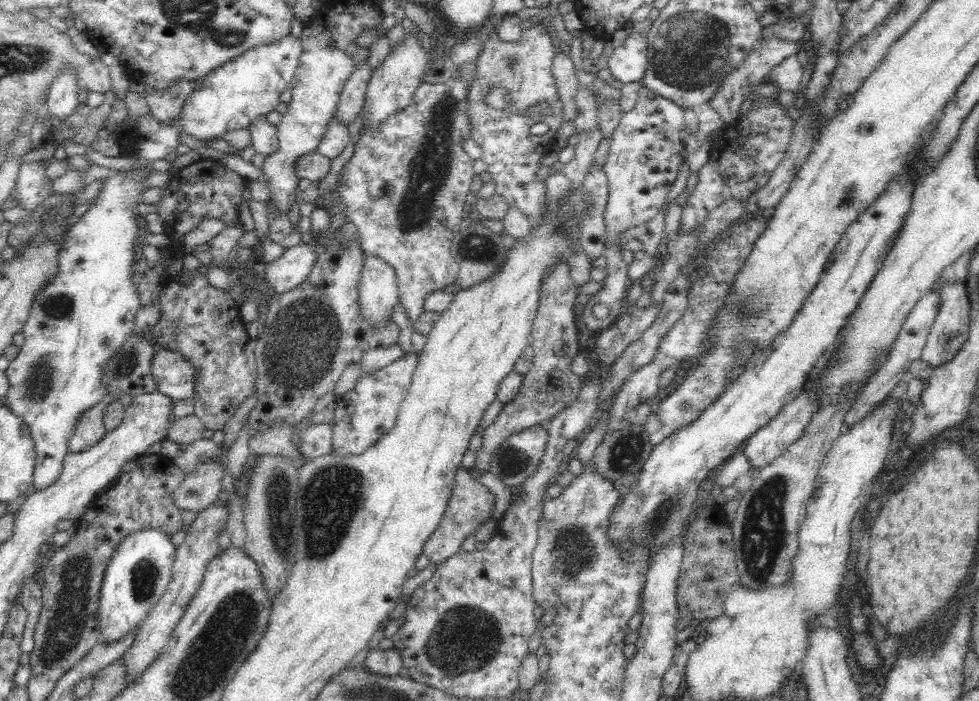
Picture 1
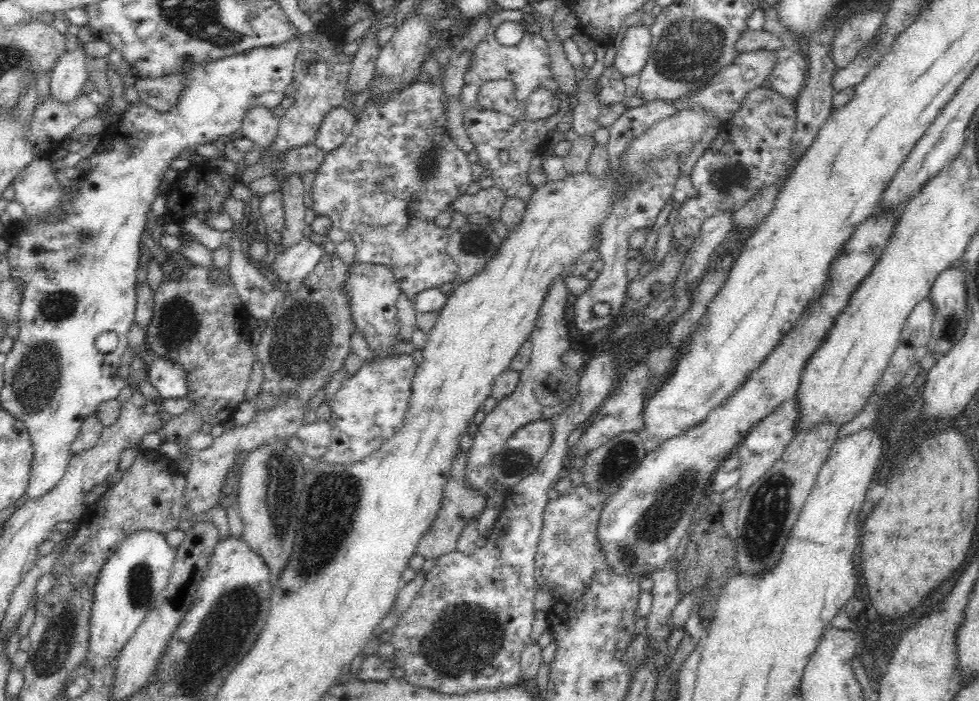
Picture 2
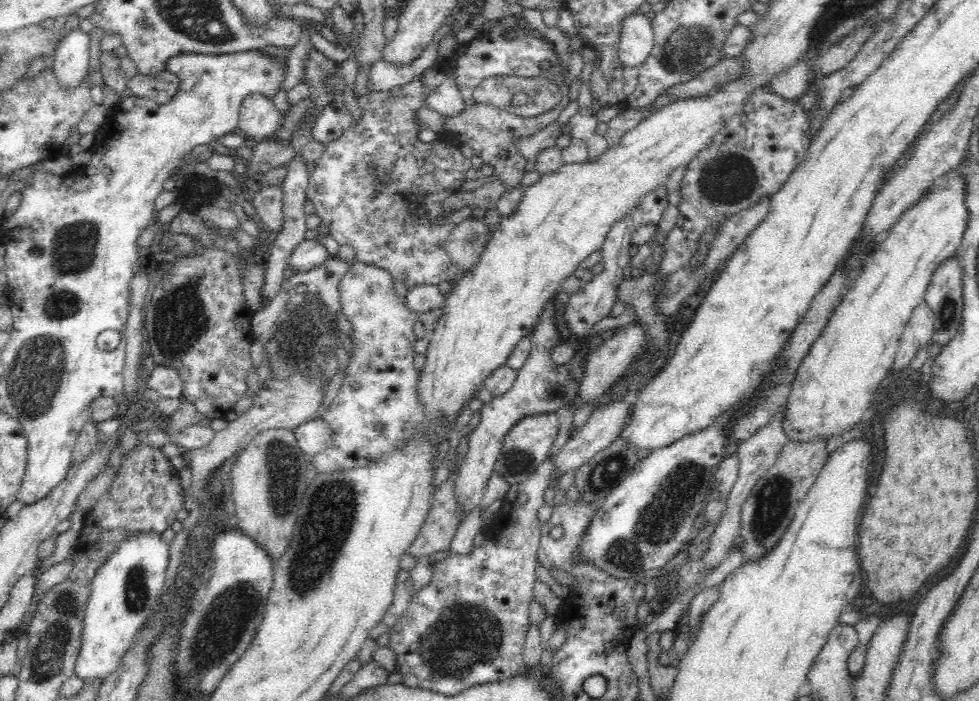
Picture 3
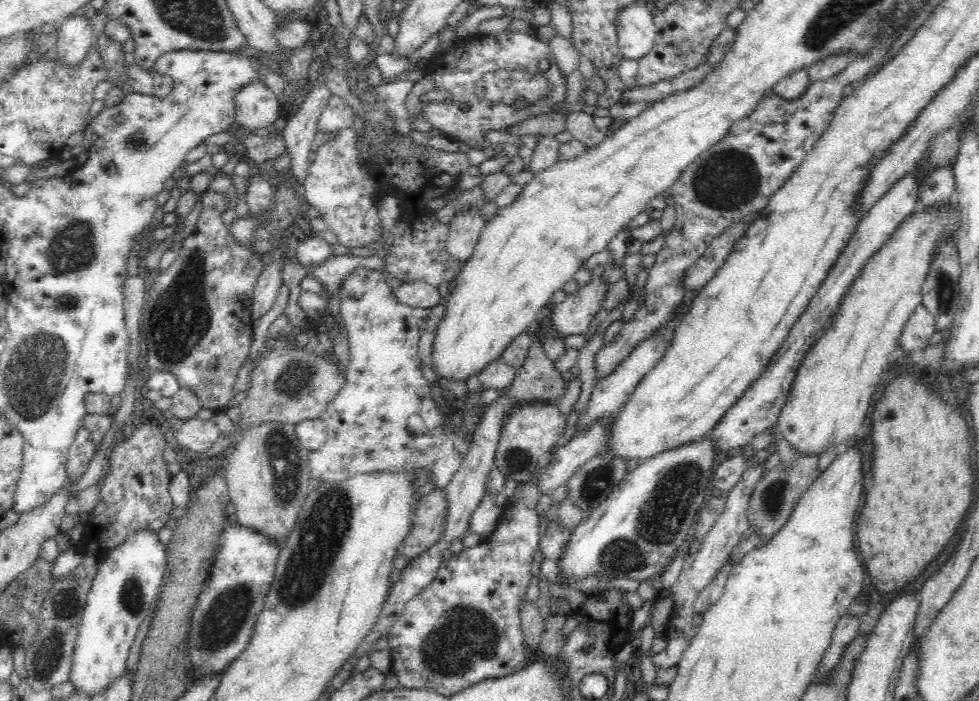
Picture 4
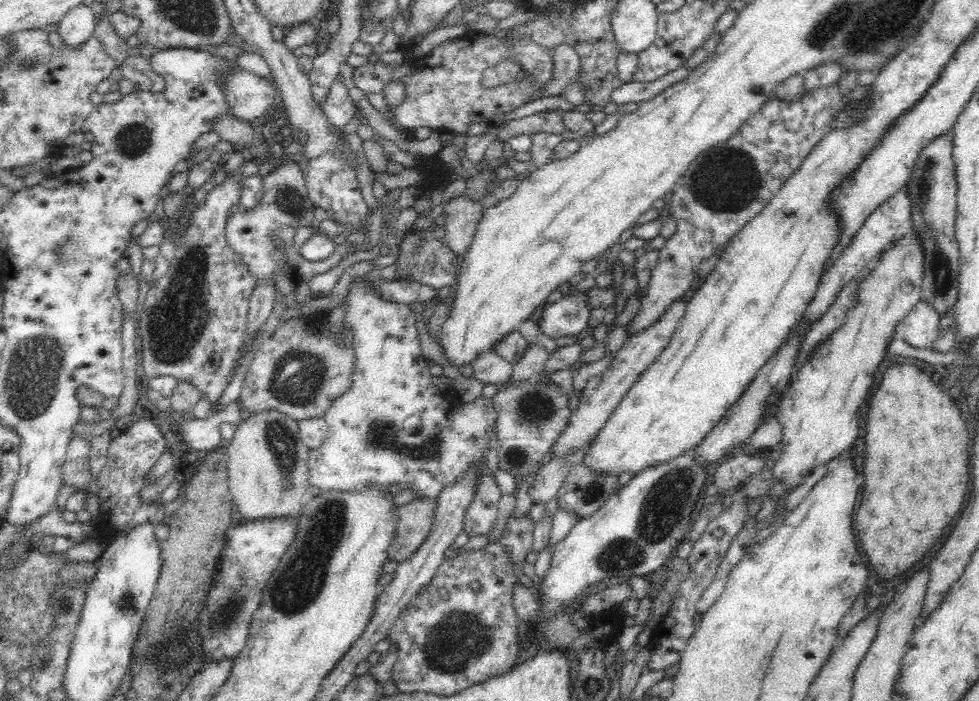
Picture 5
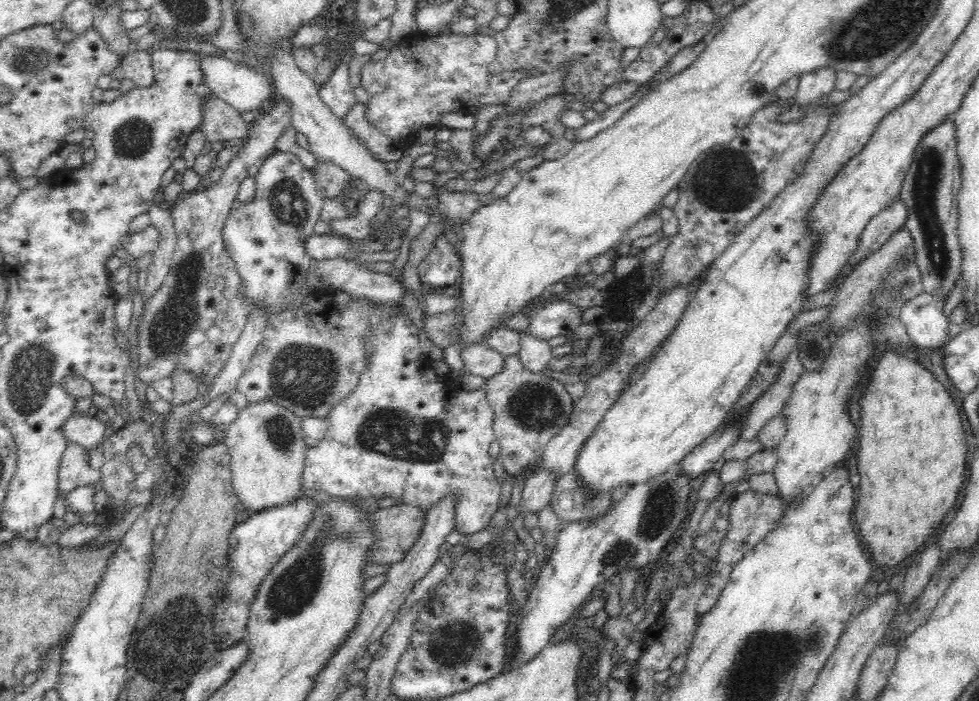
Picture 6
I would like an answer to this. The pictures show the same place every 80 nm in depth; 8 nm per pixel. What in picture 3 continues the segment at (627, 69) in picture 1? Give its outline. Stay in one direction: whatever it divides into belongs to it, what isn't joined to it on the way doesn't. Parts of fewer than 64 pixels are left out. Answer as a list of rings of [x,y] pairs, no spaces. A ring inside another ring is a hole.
[[[634,10],[620,22],[619,59],[623,66],[639,66],[653,49],[653,26],[646,12]]]

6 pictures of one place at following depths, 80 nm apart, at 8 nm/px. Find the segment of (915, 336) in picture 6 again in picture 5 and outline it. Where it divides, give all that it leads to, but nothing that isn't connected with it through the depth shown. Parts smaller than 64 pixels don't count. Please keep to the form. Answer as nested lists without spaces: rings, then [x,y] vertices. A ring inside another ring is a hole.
[[[924,298],[913,306],[900,322],[900,326],[904,329],[903,337],[908,344],[916,348],[930,348],[942,336],[940,329],[940,313],[936,312],[936,307]]]

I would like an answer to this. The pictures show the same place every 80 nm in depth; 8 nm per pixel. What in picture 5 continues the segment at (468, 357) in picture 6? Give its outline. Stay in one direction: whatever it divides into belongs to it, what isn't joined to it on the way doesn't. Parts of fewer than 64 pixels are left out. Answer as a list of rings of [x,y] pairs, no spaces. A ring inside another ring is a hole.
[[[493,348],[480,352],[468,364],[470,364],[473,370],[473,377],[485,385],[504,382],[513,373],[513,364],[504,360]]]

